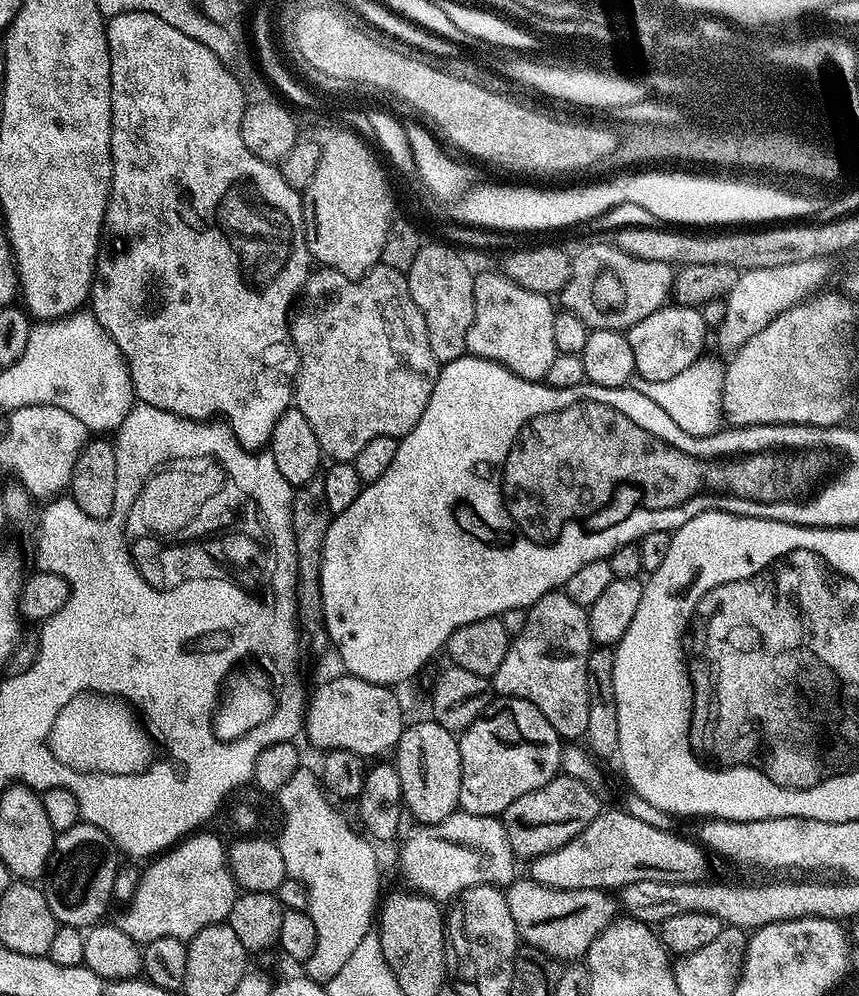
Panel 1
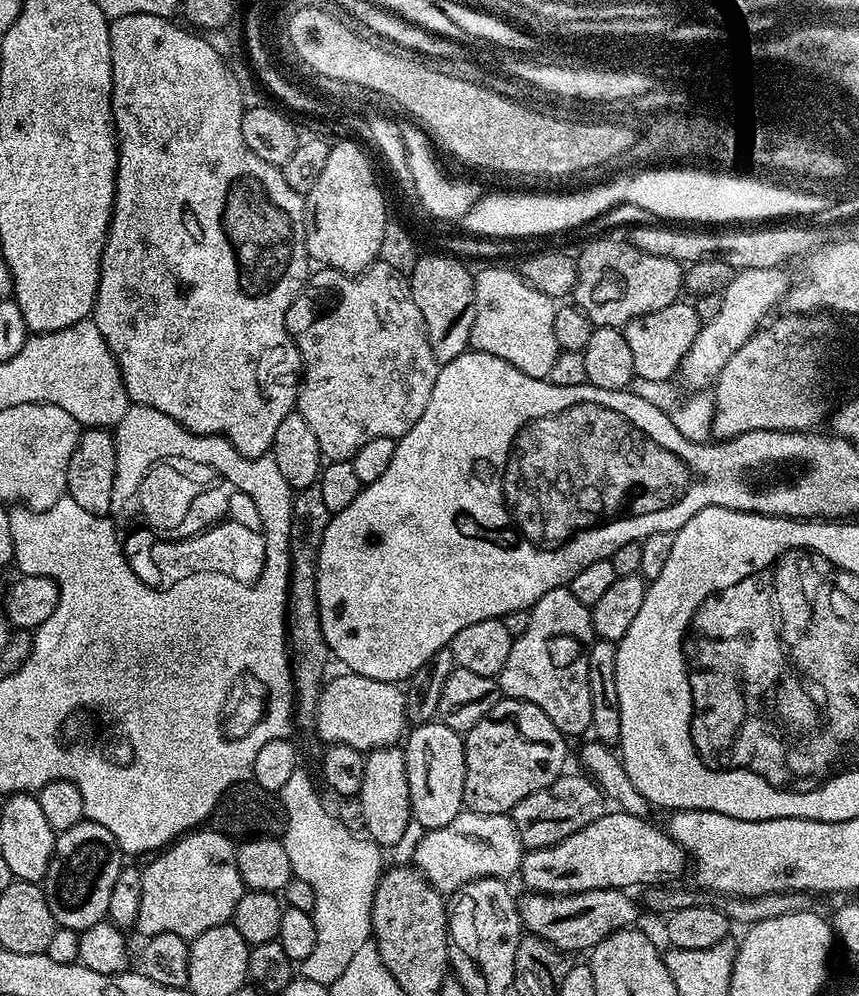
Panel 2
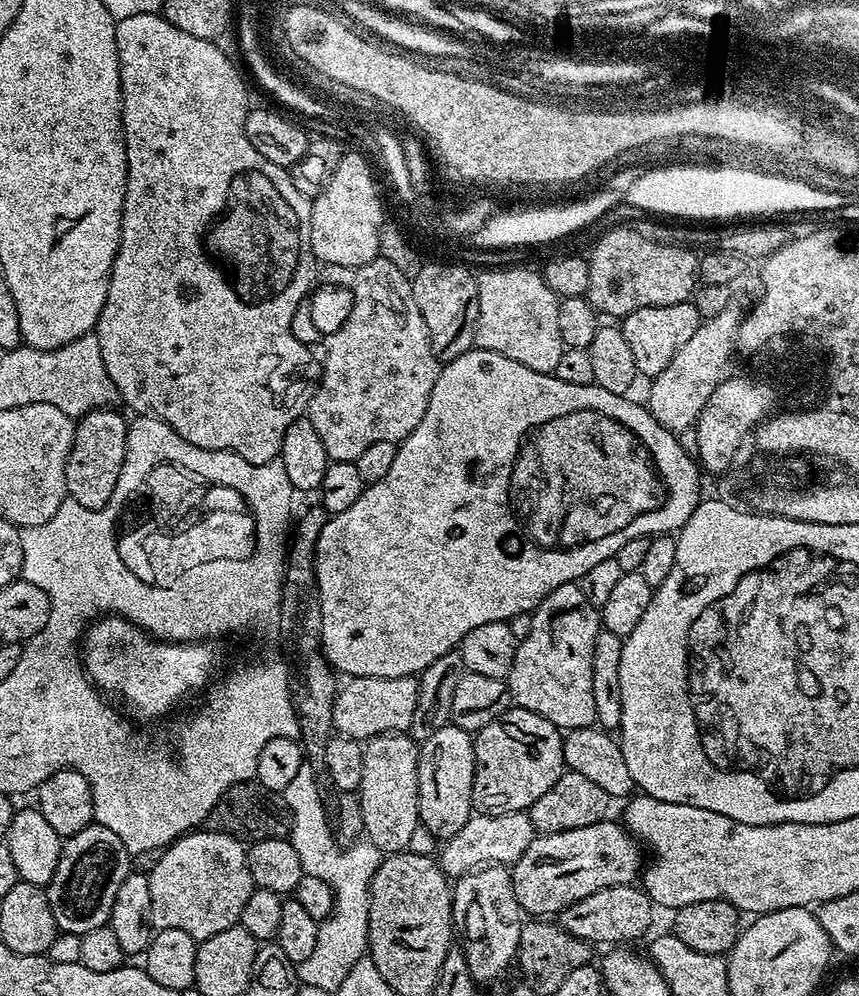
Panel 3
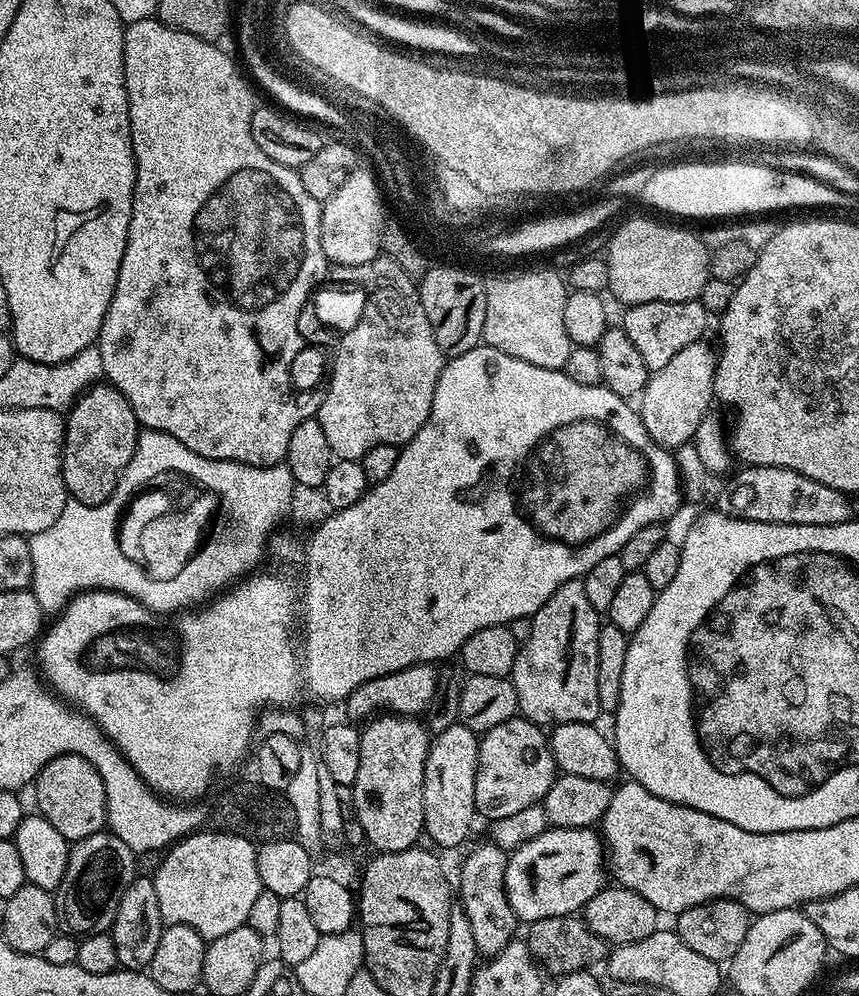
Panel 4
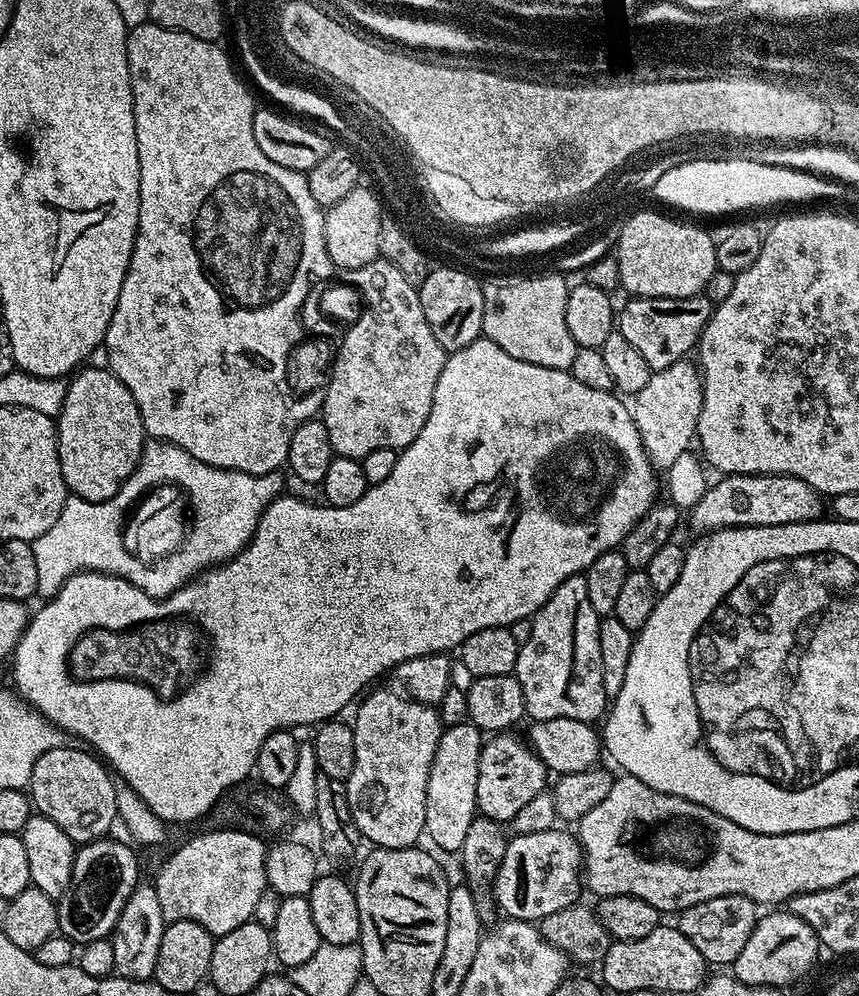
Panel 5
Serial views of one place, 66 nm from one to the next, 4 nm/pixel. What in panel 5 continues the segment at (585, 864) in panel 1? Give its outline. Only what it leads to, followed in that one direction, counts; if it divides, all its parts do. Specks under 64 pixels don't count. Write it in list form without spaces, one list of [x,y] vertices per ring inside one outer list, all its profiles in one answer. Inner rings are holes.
[[[559,827],[546,830],[542,834],[513,835],[506,846],[506,854],[500,863],[496,880],[492,883],[491,893],[498,905],[499,911],[505,917],[513,920],[539,922],[546,914],[554,914],[566,906],[577,903],[576,896],[582,892],[582,853],[580,842],[575,835],[560,832]]]

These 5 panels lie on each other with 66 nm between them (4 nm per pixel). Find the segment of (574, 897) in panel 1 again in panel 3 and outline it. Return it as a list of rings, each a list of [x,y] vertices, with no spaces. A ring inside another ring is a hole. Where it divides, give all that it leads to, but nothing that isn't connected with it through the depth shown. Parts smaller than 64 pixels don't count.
[[[635,883],[619,884],[609,888],[600,888],[598,894],[590,894],[590,898],[582,898],[578,902],[574,902],[559,913],[558,923],[561,928],[578,938],[582,938],[590,945],[620,946],[625,942],[632,942],[628,940],[636,940],[639,936],[646,935],[645,937],[647,937],[649,935],[648,927],[652,924],[652,911],[654,911],[652,899],[648,897],[648,893],[644,891],[643,887],[637,886]]]

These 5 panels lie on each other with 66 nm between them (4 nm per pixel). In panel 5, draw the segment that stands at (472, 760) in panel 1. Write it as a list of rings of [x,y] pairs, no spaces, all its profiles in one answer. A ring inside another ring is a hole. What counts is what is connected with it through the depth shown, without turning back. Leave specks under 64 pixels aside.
[[[516,734],[493,735],[485,743],[482,754],[480,755],[480,761],[478,762],[478,794],[476,795],[476,806],[479,815],[488,816],[491,820],[499,820],[501,822],[511,822],[514,814],[518,814],[518,810],[522,810],[522,806],[526,806],[526,802],[530,802],[530,798],[534,798],[540,792],[545,791],[546,785],[550,780],[548,769],[540,761],[538,754],[533,750],[527,739],[520,737],[519,740],[518,737],[512,735]]]

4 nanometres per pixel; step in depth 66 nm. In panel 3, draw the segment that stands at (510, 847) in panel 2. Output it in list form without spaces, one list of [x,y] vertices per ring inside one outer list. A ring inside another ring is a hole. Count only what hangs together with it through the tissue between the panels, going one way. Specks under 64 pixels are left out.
[[[508,812],[504,816],[473,814],[466,826],[458,830],[458,834],[439,845],[438,863],[449,878],[465,876],[490,864],[511,866],[518,862],[518,858],[522,858],[522,854],[526,854],[526,846],[530,846],[533,838],[532,819],[527,812]]]

